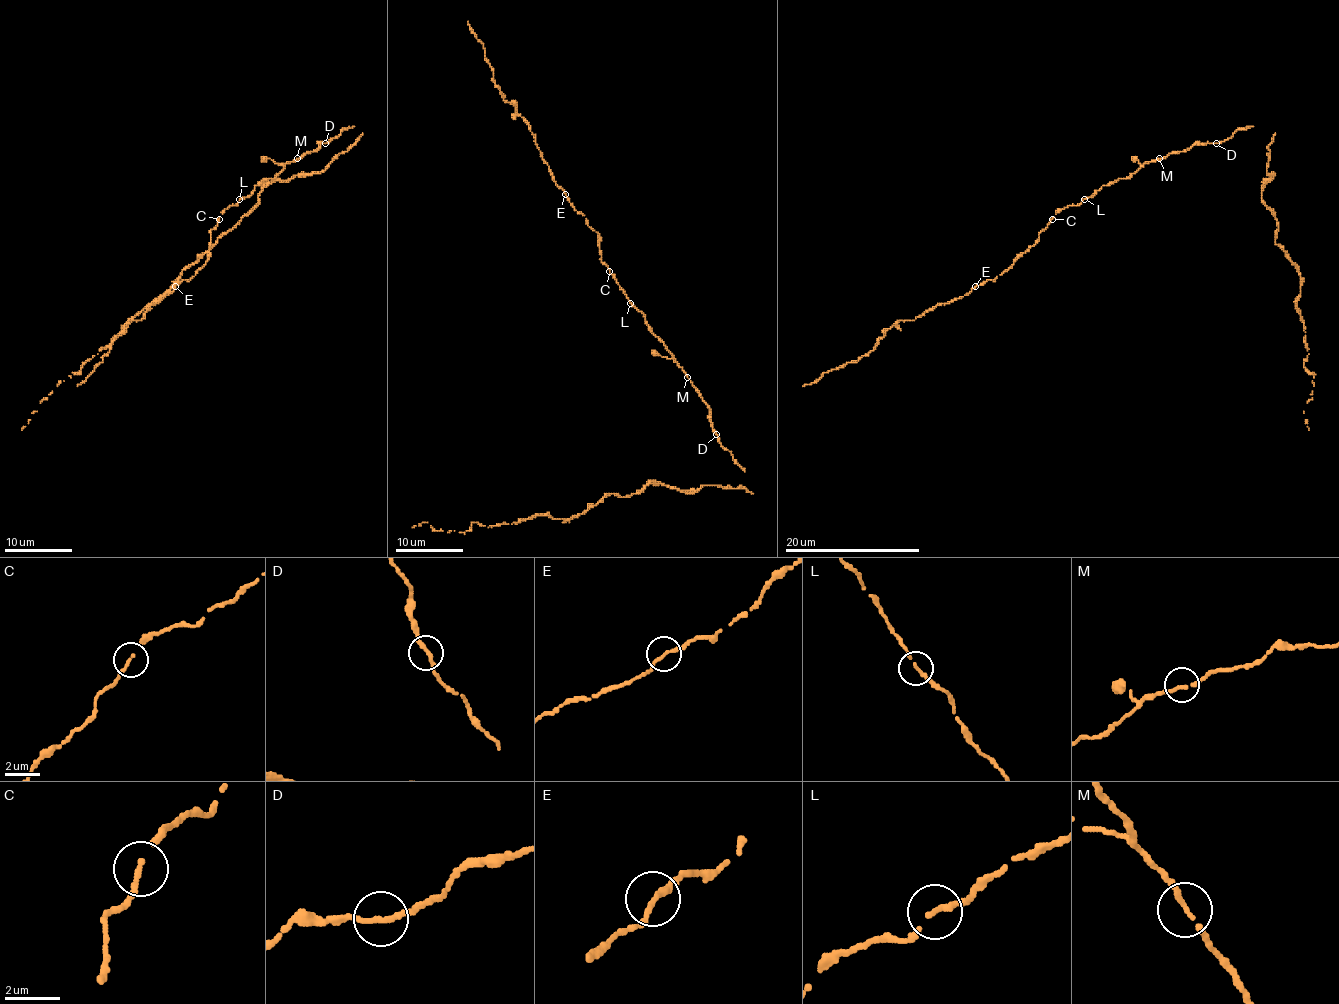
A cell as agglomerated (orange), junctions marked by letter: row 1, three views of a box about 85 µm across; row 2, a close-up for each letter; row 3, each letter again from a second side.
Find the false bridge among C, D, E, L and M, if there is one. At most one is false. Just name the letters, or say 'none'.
none

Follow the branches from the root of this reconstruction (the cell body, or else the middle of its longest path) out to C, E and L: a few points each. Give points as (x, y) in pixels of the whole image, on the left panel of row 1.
C: (325, 143), (302, 158), (288, 162), (273, 178), (263, 180), (249, 195), (229, 205), (219, 219)
E: (325, 143), (288, 162), (273, 178), (229, 205), (211, 231), (207, 261), (175, 286)
L: (325, 143), (302, 158), (288, 162), (273, 178), (263, 180), (249, 195), (239, 199)

